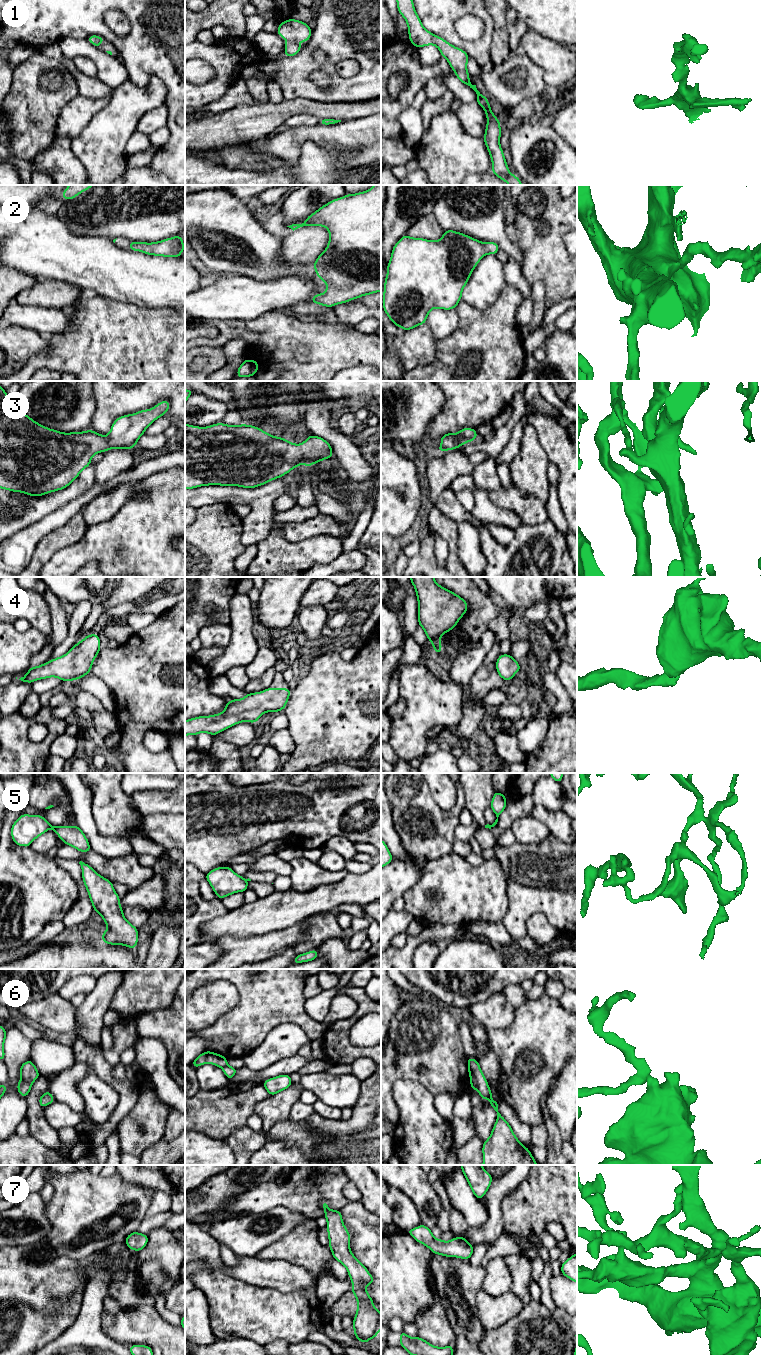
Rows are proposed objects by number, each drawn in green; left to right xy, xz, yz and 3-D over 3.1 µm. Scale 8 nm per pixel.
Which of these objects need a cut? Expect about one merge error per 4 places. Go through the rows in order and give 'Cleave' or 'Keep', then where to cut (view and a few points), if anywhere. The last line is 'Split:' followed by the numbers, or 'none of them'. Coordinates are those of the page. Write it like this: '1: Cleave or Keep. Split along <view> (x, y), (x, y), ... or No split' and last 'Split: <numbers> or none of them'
1: Keep. No split
2: Keep. No split
3: Keep. No split
4: Keep. No split
5: Cleave. Split along xy (50, 825), (51, 828)
6: Keep. No split
7: Keep. No split
Split: 5

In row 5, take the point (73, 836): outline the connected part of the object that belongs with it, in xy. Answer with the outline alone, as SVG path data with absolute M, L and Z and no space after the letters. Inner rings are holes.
M78 825L75 826L52 826L51 829L55 831L57 836L69 846L74 847L80 852L86 853L92 851L87 837Z

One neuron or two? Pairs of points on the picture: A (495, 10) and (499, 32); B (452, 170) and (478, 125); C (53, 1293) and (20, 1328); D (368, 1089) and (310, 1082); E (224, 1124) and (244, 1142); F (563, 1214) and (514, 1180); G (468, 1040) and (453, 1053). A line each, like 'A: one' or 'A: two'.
A: one
B: two
C: two
D: two
E: two
F: two
G: two

